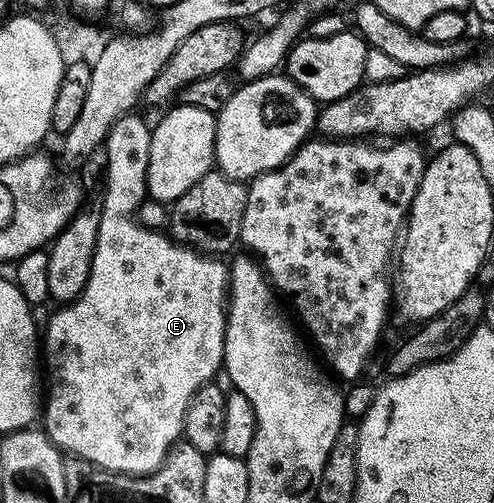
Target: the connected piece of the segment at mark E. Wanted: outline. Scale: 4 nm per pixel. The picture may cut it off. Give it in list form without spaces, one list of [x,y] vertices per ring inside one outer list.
[[[129,112],[115,122],[115,124],[108,130],[108,137],[104,140],[102,147],[102,155],[108,163],[104,166],[104,203],[98,206],[100,211],[100,227],[98,228],[98,240],[96,241],[96,247],[94,248],[94,256],[92,257],[92,263],[90,264],[90,276],[86,280],[86,288],[82,288],[82,292],[76,299],[70,304],[64,304],[59,307],[60,310],[51,315],[48,319],[48,325],[43,327],[42,330],[42,362],[48,365],[48,386],[46,382],[46,401],[42,406],[42,429],[45,434],[48,435],[55,446],[60,447],[61,451],[65,455],[80,458],[84,462],[91,462],[93,466],[100,466],[103,470],[113,470],[115,474],[135,474],[137,476],[145,476],[147,474],[153,474],[161,464],[164,463],[164,457],[167,456],[168,451],[176,445],[177,442],[181,441],[184,432],[184,416],[188,411],[188,405],[192,402],[192,397],[205,386],[208,382],[213,381],[217,376],[216,373],[221,373],[224,364],[224,329],[228,323],[228,315],[226,313],[226,307],[228,305],[228,266],[225,265],[219,257],[209,256],[201,251],[193,250],[191,246],[182,246],[179,242],[173,240],[167,233],[158,230],[147,230],[145,226],[141,226],[136,221],[135,215],[136,207],[144,201],[148,192],[148,165],[150,164],[150,140],[152,139],[152,131],[149,123],[144,123],[142,119],[136,115],[136,112]]]

